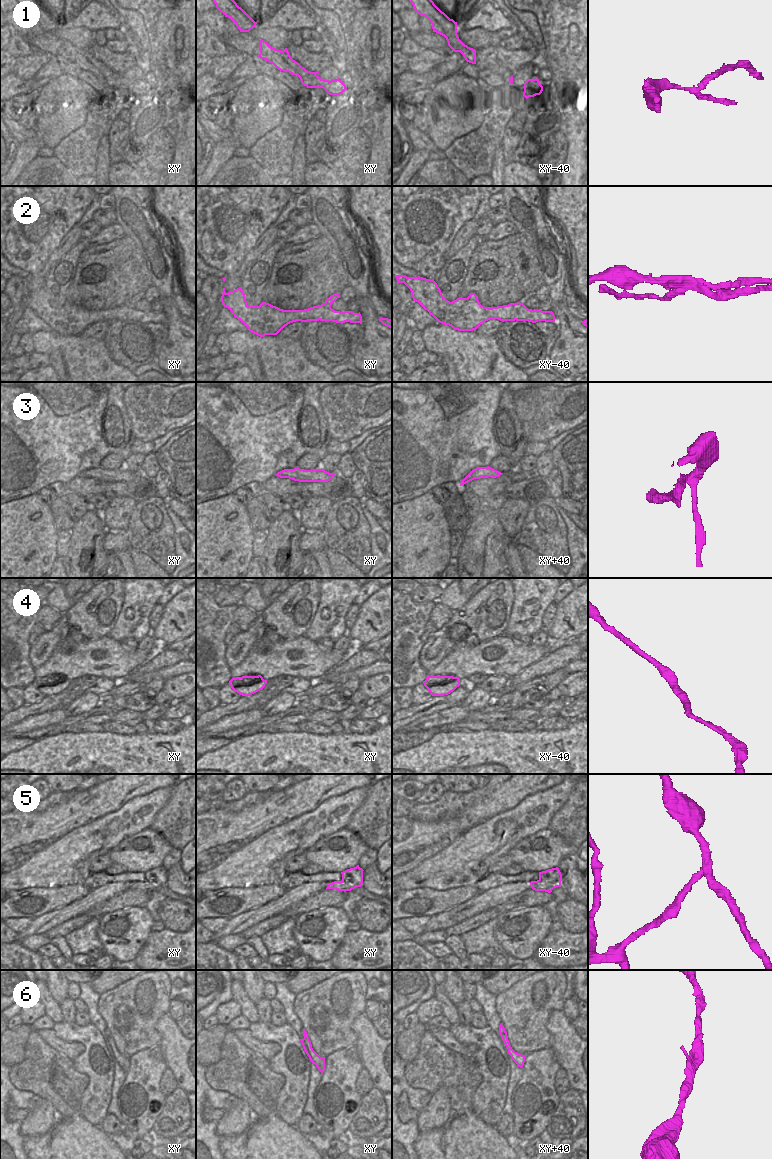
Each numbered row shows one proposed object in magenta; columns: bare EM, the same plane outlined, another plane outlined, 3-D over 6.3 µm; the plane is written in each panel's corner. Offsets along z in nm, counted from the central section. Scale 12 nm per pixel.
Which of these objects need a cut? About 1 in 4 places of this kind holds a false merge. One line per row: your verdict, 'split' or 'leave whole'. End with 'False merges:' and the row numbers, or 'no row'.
1: split
2: split
3: leave whole
4: leave whole
5: leave whole
6: leave whole
False merges: 1, 2

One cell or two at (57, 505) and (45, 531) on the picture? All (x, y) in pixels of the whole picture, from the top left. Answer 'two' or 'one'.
two

